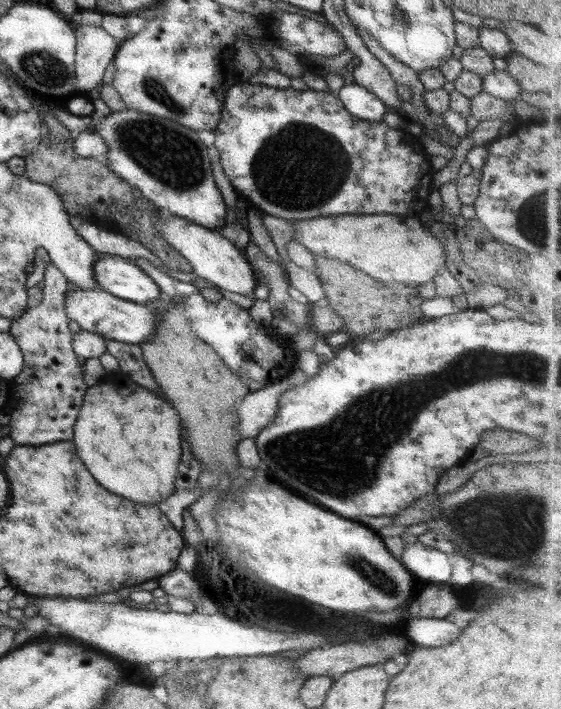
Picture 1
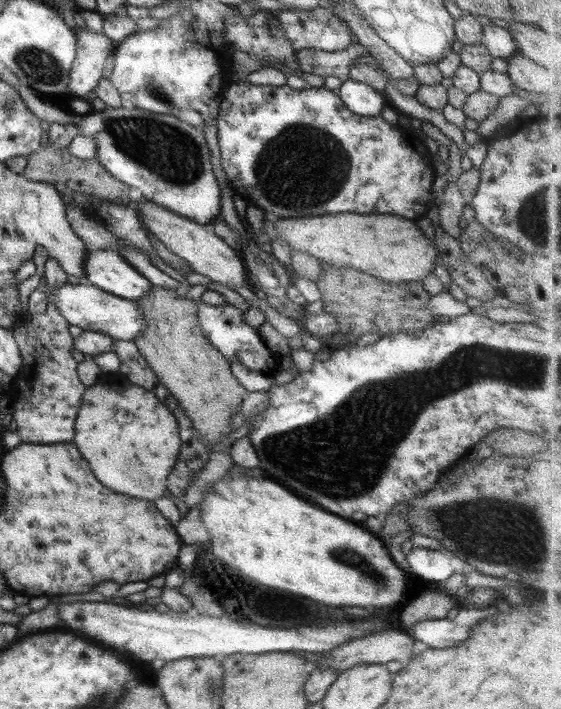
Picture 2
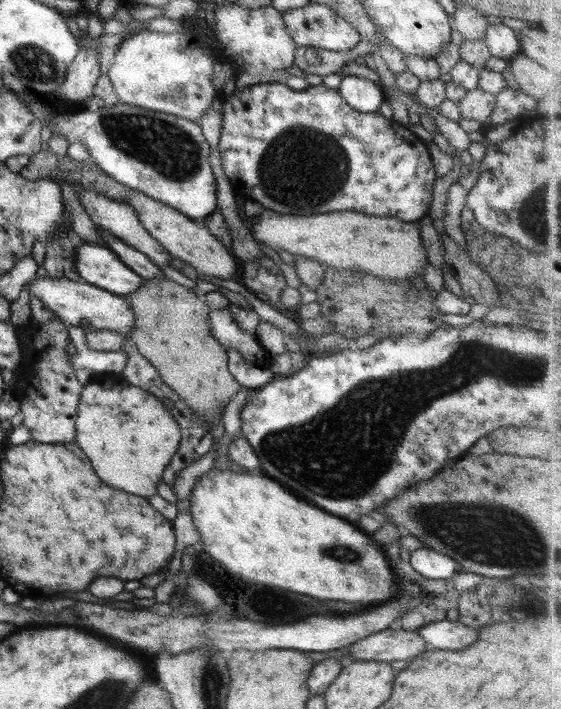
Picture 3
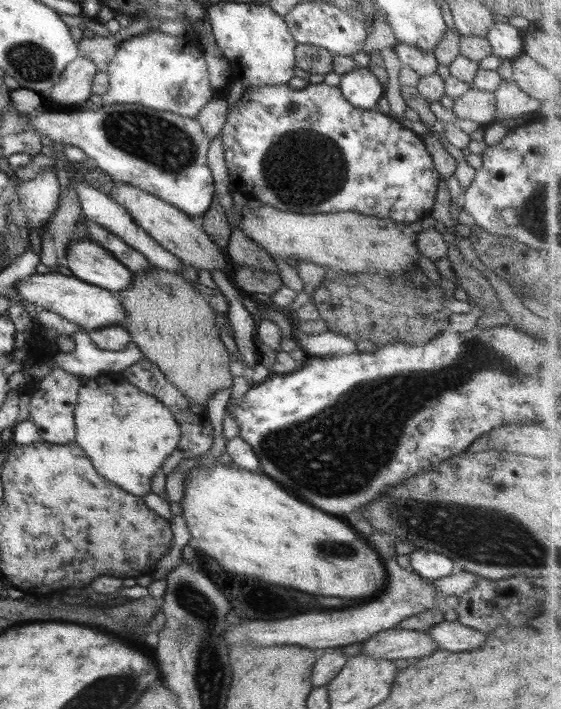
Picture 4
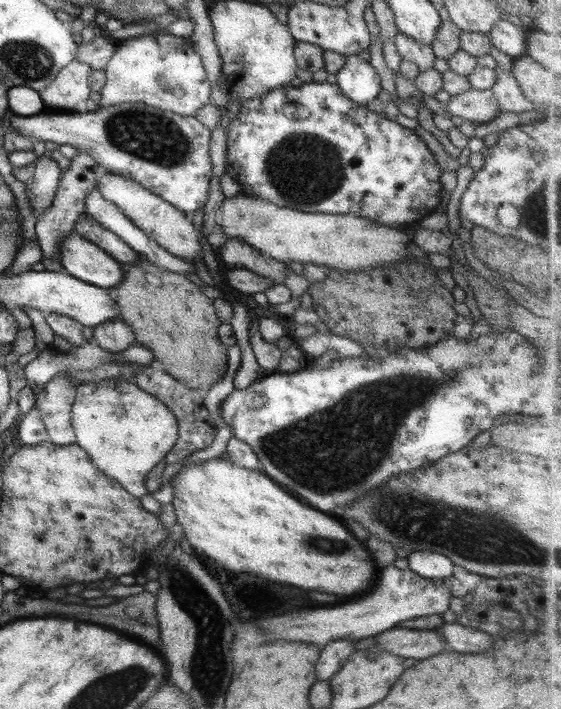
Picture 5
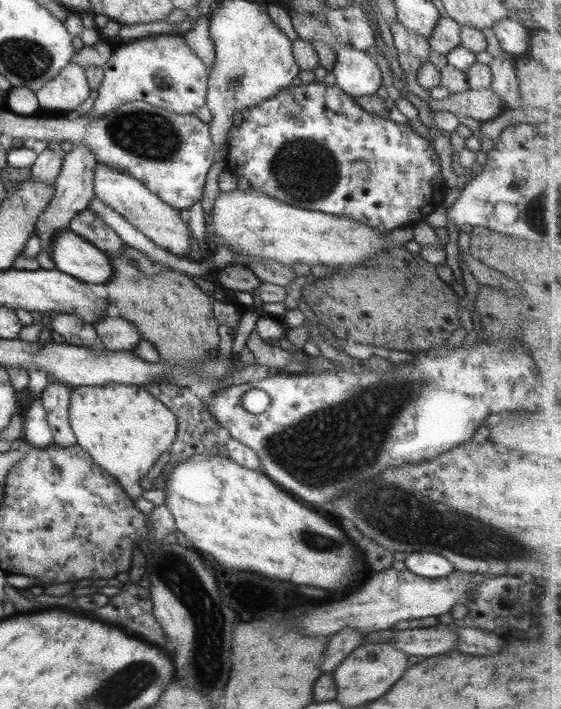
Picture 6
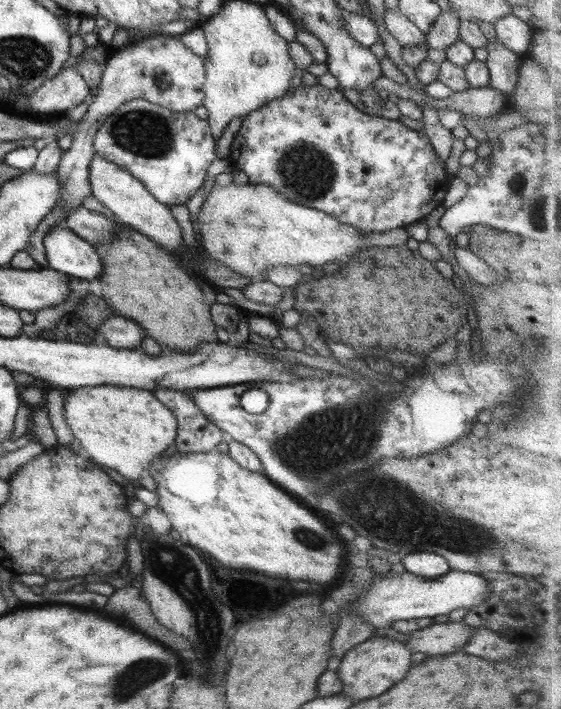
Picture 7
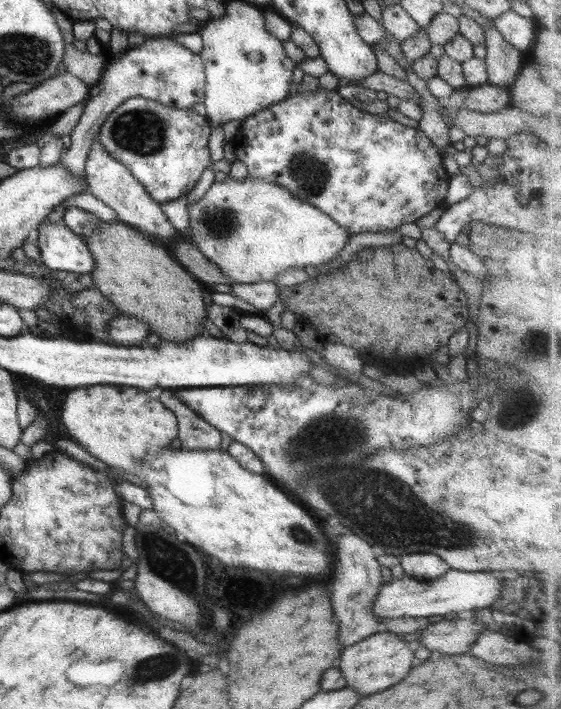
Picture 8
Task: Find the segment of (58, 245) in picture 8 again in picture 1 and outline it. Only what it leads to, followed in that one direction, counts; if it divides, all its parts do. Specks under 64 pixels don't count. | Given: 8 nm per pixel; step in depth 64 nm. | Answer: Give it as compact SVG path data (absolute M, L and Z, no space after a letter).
M100 254L94 269L95 278L100 288L117 298L128 300L135 304L149 305L158 298L161 298L163 294L163 292L160 291L160 287L156 286L156 281L154 281L149 274L143 272L142 268L136 265L134 259L124 259Z

